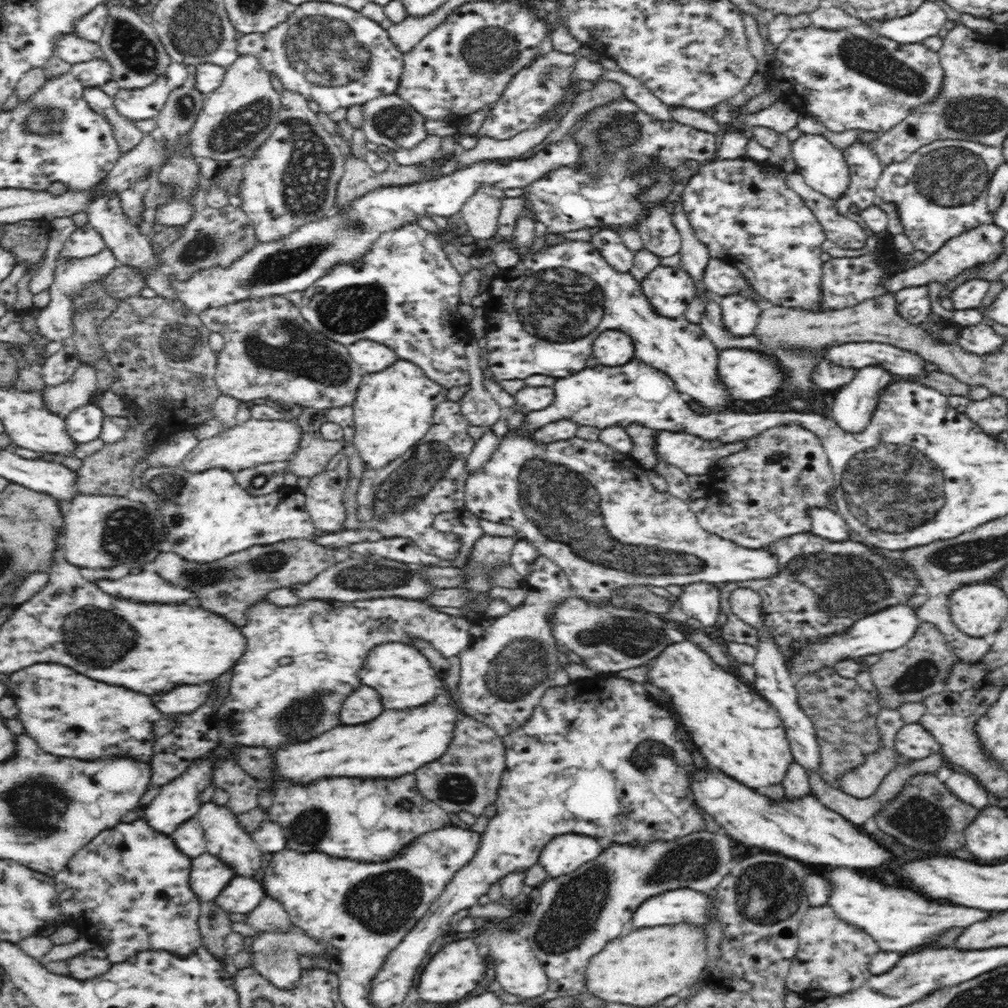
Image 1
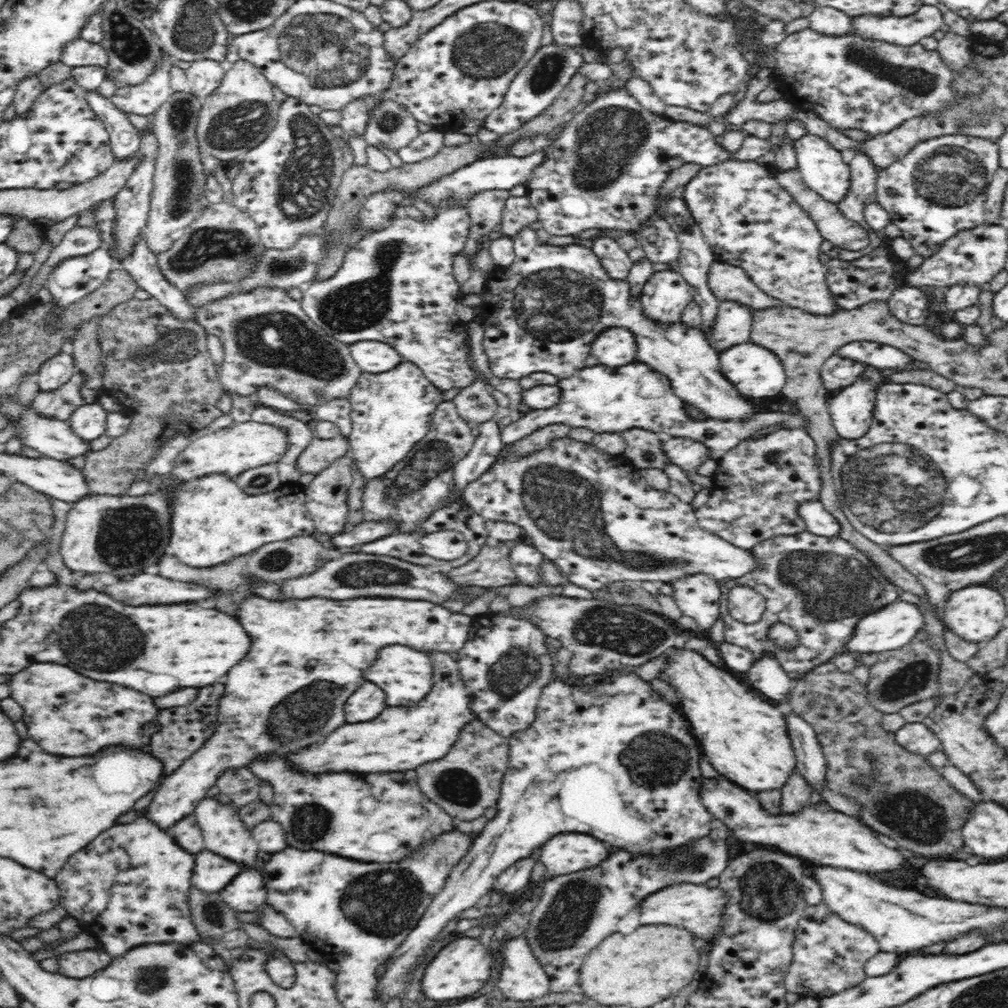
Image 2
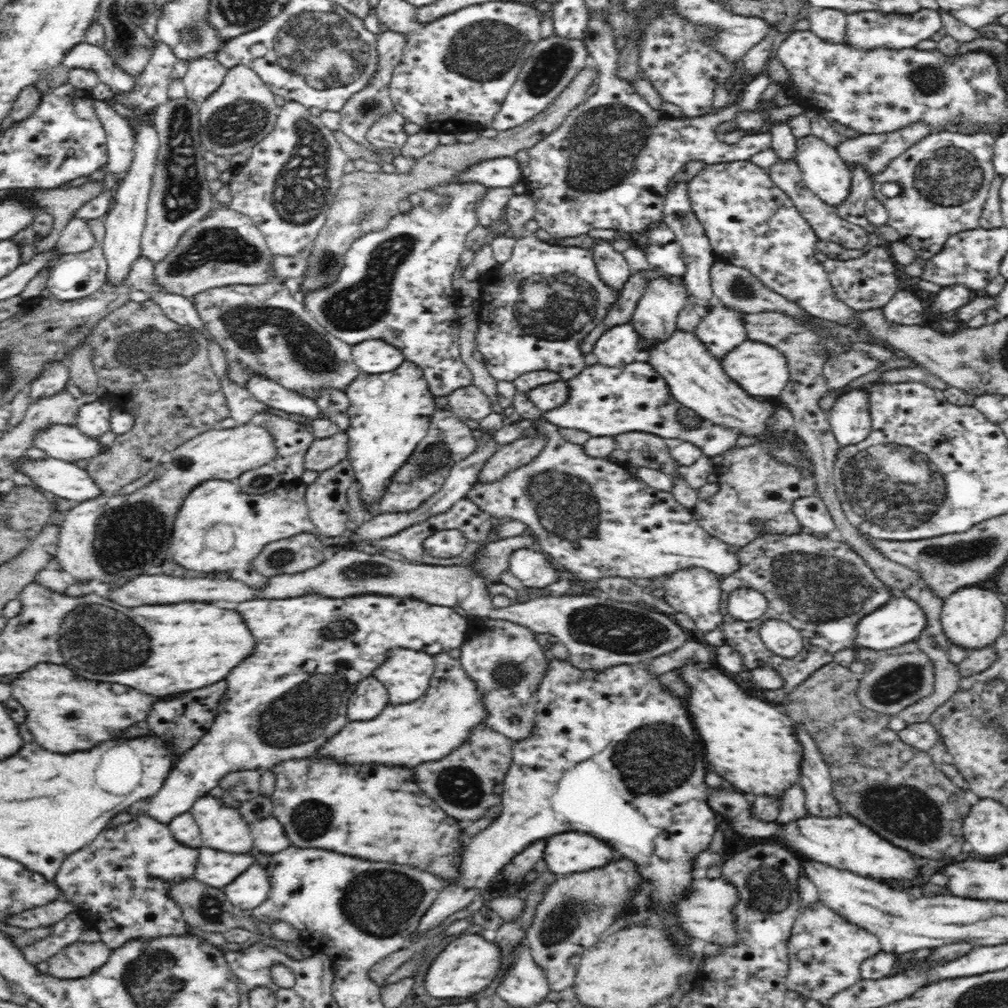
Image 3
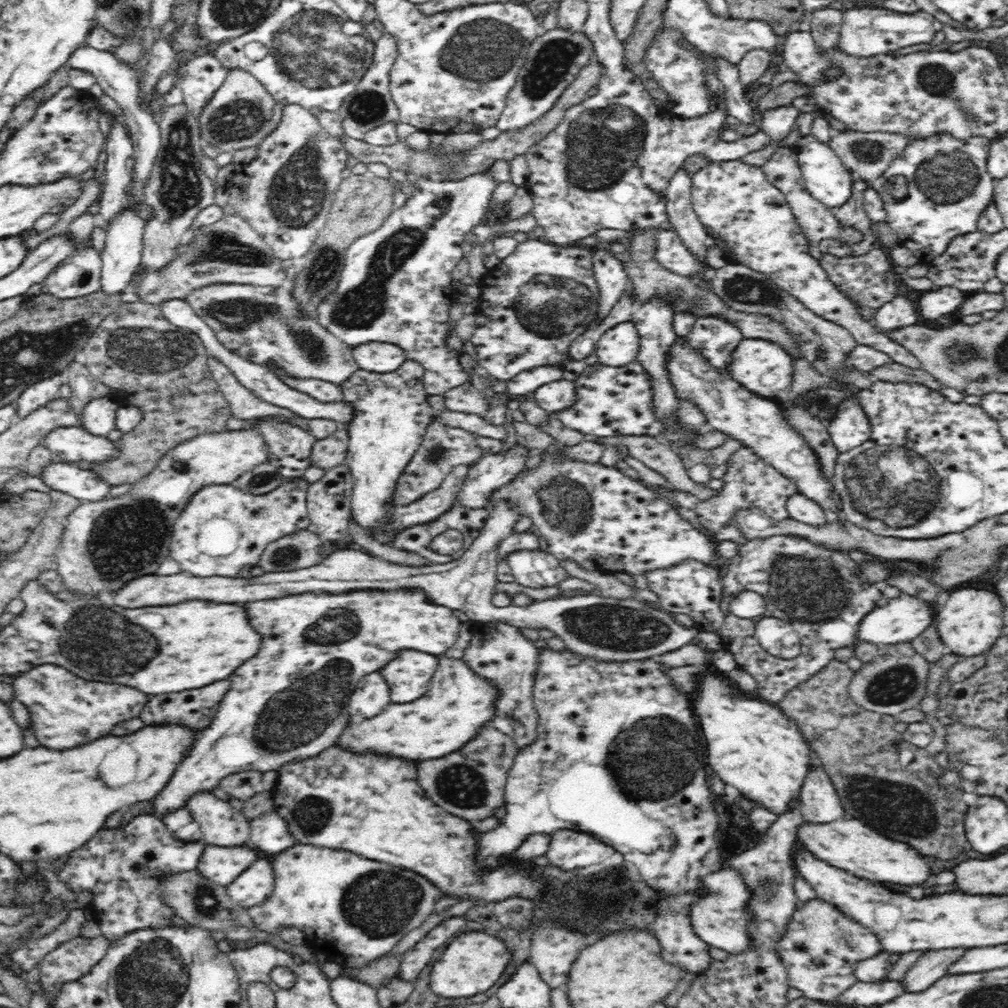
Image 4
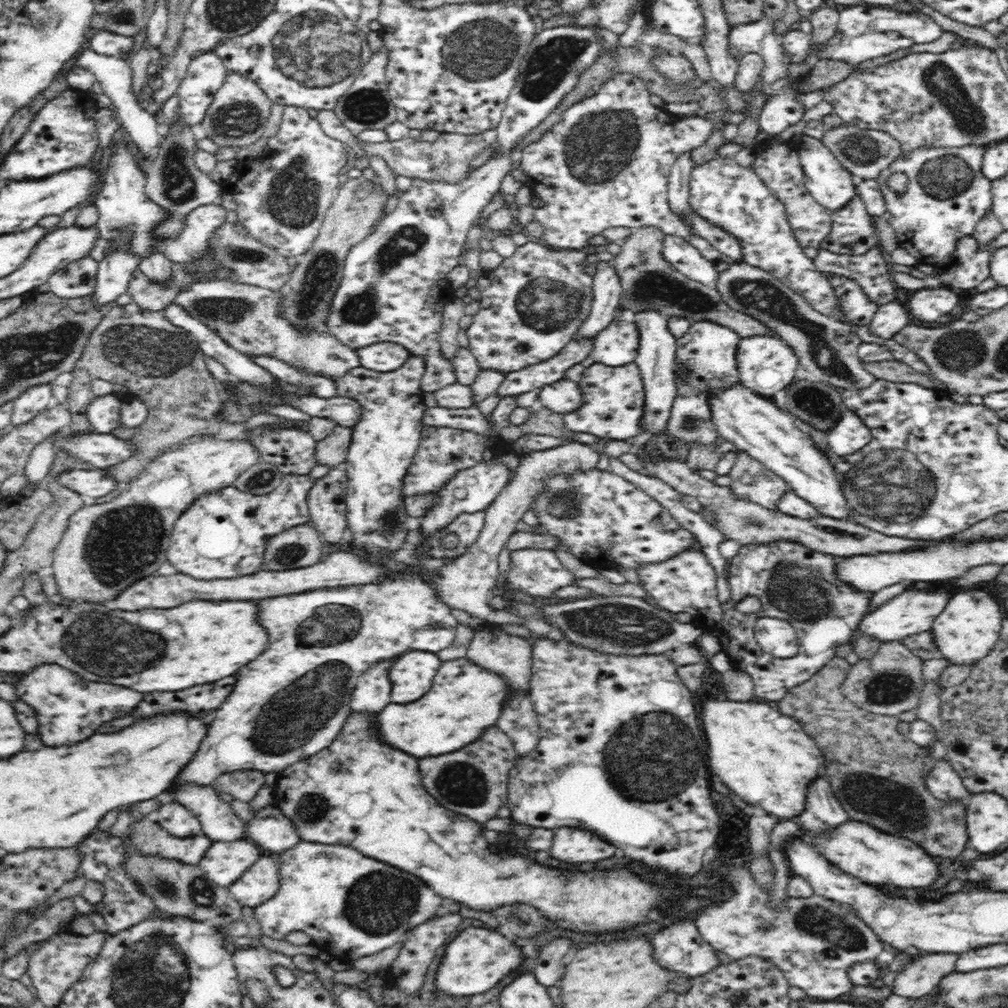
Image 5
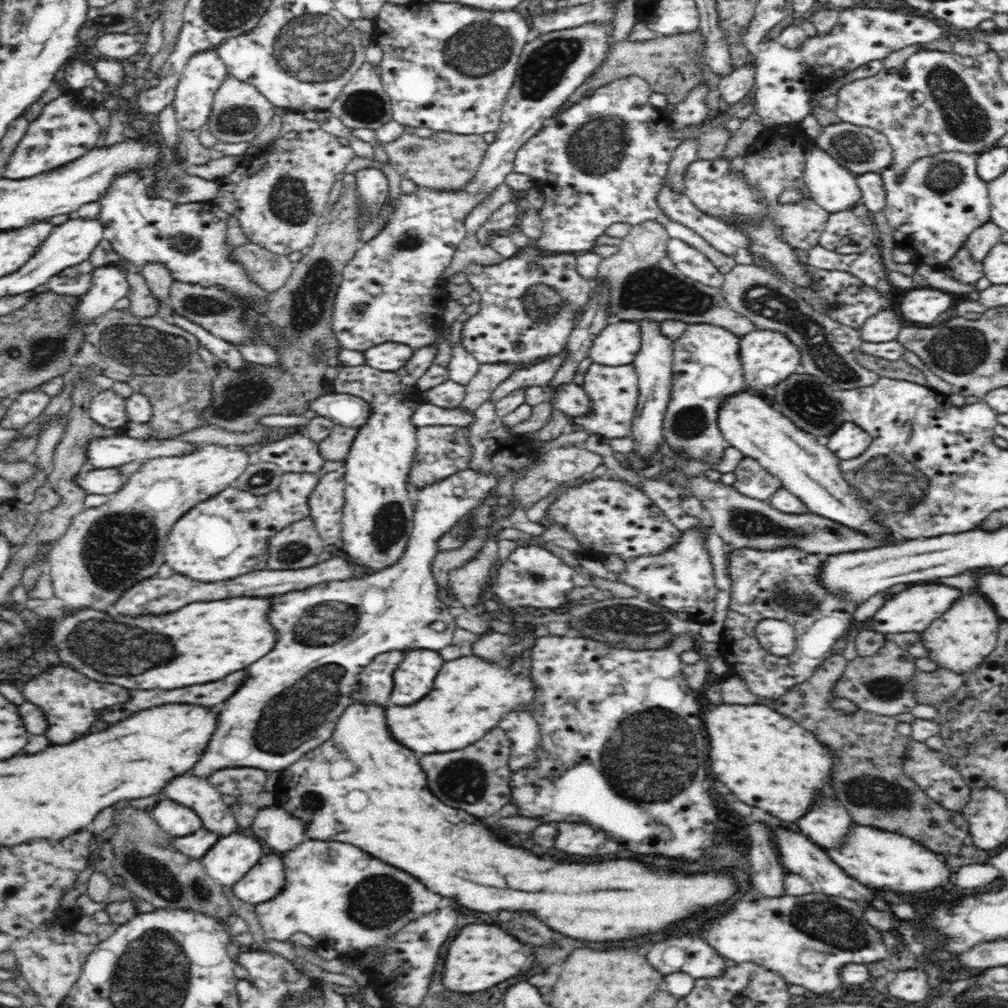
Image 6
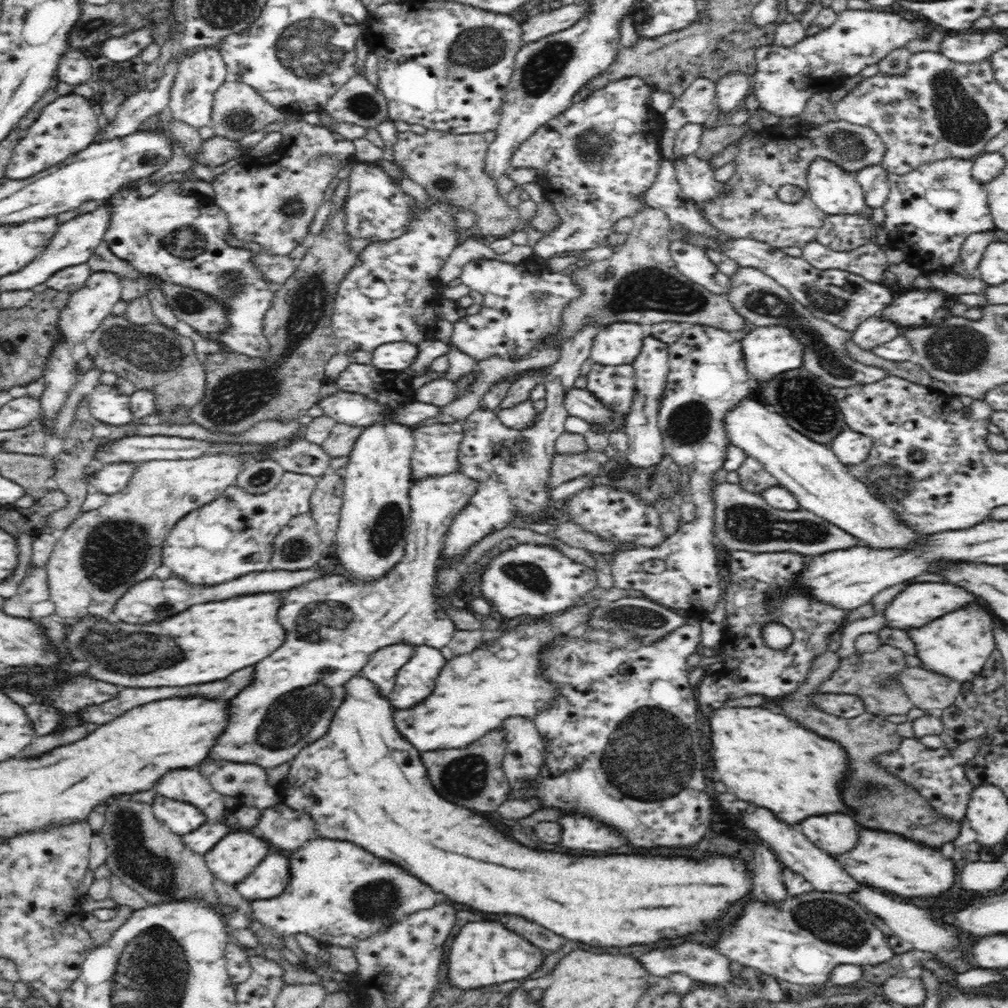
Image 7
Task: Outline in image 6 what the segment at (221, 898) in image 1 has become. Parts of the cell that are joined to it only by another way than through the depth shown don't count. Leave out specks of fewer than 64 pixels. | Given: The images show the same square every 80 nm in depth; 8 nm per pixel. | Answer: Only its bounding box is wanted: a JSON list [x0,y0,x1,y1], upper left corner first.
[233,856,286,905]

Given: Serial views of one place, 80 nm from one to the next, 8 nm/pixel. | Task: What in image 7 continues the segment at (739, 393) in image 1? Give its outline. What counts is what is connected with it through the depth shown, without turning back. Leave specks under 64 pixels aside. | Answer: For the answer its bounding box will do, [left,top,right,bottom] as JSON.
[741,325,804,385]

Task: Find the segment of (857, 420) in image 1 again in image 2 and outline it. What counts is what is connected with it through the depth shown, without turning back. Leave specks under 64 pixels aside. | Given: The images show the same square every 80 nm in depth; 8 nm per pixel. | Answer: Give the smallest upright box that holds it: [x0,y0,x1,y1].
[829,366,884,440]

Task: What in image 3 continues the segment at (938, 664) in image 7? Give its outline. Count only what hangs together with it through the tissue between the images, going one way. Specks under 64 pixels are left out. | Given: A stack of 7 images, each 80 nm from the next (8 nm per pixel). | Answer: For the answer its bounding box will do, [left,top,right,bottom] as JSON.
[941,588,1006,651]

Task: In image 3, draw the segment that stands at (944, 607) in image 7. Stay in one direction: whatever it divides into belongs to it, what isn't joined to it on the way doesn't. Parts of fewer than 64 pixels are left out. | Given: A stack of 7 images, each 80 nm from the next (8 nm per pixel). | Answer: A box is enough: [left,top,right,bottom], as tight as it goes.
[854,597,926,651]

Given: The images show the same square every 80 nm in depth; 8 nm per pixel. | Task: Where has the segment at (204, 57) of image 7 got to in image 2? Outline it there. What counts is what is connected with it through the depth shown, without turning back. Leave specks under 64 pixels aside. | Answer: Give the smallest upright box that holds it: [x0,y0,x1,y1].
[185,59,227,100]

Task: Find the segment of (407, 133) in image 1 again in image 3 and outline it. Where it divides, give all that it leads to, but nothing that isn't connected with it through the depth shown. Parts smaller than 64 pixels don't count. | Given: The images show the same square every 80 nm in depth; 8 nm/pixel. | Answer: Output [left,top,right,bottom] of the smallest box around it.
[365,110,408,150]

